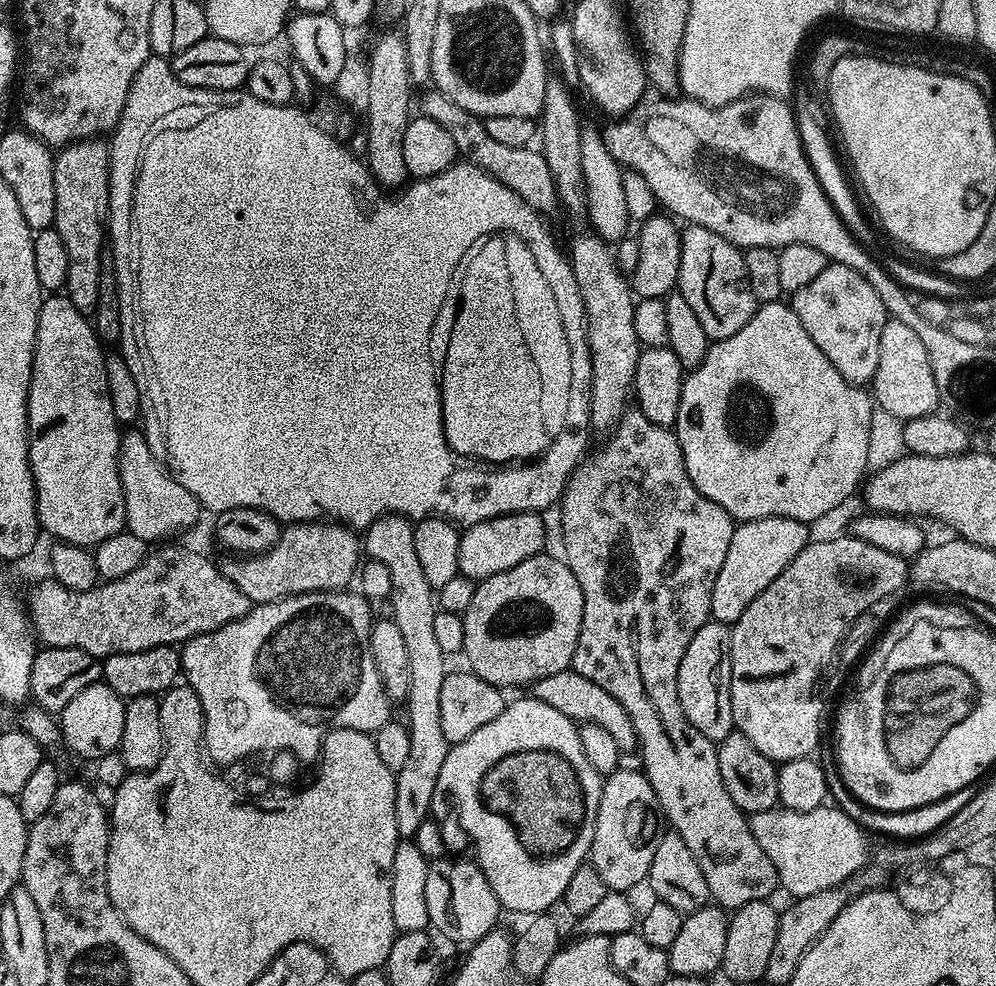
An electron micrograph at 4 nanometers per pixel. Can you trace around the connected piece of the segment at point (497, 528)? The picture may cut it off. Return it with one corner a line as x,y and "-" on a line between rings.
515,512
467,525
460,532
458,542
459,575
479,582
518,566
518,562
526,562
526,558
541,555
545,551
544,539
548,536
544,518
539,512

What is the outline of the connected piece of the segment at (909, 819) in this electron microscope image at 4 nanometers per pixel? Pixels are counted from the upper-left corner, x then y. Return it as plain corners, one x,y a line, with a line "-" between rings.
835,766
825,767
824,773
826,774
828,795
835,807
842,809
855,824
859,824
861,828
869,833
881,832
884,836
901,836
904,842
911,841
913,838
928,837
932,832
939,830
940,826
947,822
948,819
954,818
958,810
961,810
962,806
966,806
974,798
978,789
976,784
967,784
962,786
962,790
954,790
954,794
950,794
941,800
930,802
926,806
918,806
917,808
902,810
901,812
883,812
877,808
870,808
867,804
860,803
856,795
845,786
839,768

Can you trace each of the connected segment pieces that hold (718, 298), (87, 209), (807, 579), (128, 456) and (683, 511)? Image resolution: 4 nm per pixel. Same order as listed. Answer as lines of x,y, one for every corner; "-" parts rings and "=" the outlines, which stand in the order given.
697,224
685,227
680,234
681,238
681,266
678,290
690,302
694,314
702,321
702,330
706,330
709,341
730,338
730,334
738,334
746,322
756,313
758,301
748,285
748,275
744,265
744,253
736,245
726,242
714,230
706,230
=
93,138
90,140
75,140
72,144
63,145
55,153
54,166
54,210
56,211
56,223
54,225
56,233
62,238
62,243
66,246
66,254
70,258
70,270
68,271
68,283
66,285
66,295
70,302
79,312
90,314
98,302
98,270
100,269
100,255
106,250
106,225
108,222
108,147
103,139
=
844,534
837,540
809,542
798,558
746,606
746,614
731,625
732,677
730,678
730,706
735,731
746,734
766,758
774,762
803,760
811,757
820,744
820,698
818,685
830,656
839,640
864,610
878,598
905,587
910,580
909,561
901,556
886,554
878,546
856,540
=
128,430
120,438
120,481
126,502
127,531
138,535
147,544
156,544
178,532
192,528
202,515
200,503
172,477
171,472
156,459
150,450
148,438
140,430
=
628,410
625,411
624,416
616,423
615,428
605,440
608,441
603,441
599,445
604,454
593,451
591,456
596,460
596,464
590,462
592,466
586,466
586,458
580,461
578,467
572,472
574,482
568,482
564,495
558,501
560,532
564,535
562,556
570,566
574,578
578,578
578,586
582,586
582,598
584,599
582,630
578,634
578,646
574,650
571,671
582,674
582,678
590,678
590,682
595,682
597,686
602,686
602,690
606,690
606,694
610,694
610,698
618,698
618,702
622,702
626,714
630,714
630,722
634,722
638,757
640,756
641,762
644,763
642,765
643,774
658,798
660,811
667,827
678,833
682,842
686,842
686,846
690,846
690,854
694,854
694,858
698,858
698,866
702,866
702,875
706,878
709,897
725,910
741,908
746,906
746,902
767,900
771,892
778,887
774,862
770,862
766,850
762,850
762,846
758,846
758,838
754,838
748,825
748,816
741,812
738,806
734,806
734,798
730,798
730,794
726,794
722,774
718,774
716,744
698,730
694,730
694,726
690,726
690,722
678,702
678,666
682,666
682,654
686,654
686,646
690,646
690,638
694,638
694,634
698,634
700,627
708,623
712,615
710,594
714,590
714,578
718,578
718,570
722,570
722,562
726,559
726,550
730,550
730,538
734,534
736,524
732,515
726,510
722,510
722,506
718,506
718,502
710,502
710,498
706,498
706,494
702,494
692,485
690,474
686,474
682,446
672,428
663,428
650,422
650,418
646,418
638,410

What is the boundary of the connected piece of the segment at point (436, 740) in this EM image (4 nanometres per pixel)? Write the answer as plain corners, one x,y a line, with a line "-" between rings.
385,514
365,529
362,536
365,555
382,562
390,570
393,582
388,599
388,606
392,610
390,616
403,635
410,665
410,686
404,701
410,747
405,763
396,772
395,780
395,821
404,840
396,845
394,861
391,862
391,910
399,933
421,932
429,927
425,888
430,862
418,850
415,841
408,839
415,837
418,827
429,819
429,810
437,795
438,773
442,770
442,763
450,747
442,731
439,709
439,695
442,694
442,683
448,673
448,660
435,639
434,616
438,611
436,594
419,565
413,530
413,523
407,516

